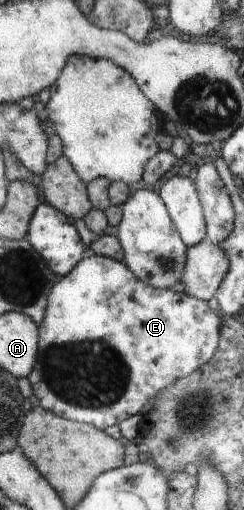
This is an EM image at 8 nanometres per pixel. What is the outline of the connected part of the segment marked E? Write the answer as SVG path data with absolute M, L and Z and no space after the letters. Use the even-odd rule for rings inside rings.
M91 253L88 258L79 261L79 264L66 277L57 279L47 298L46 318L38 326L40 328L38 360L25 383L30 384L30 388L34 390L34 396L38 396L38 400L40 400L42 408L52 410L54 414L60 414L62 418L99 427L100 430L106 430L108 426L118 426L122 420L126 420L130 416L130 412L132 412L132 416L138 414L140 408L144 406L144 400L146 402L152 400L158 392L162 393L167 386L174 385L179 378L192 374L199 366L210 361L219 348L218 330L221 330L218 316L210 310L206 301L196 300L185 292L175 293L170 289L157 289L136 278L136 275L124 262Z

